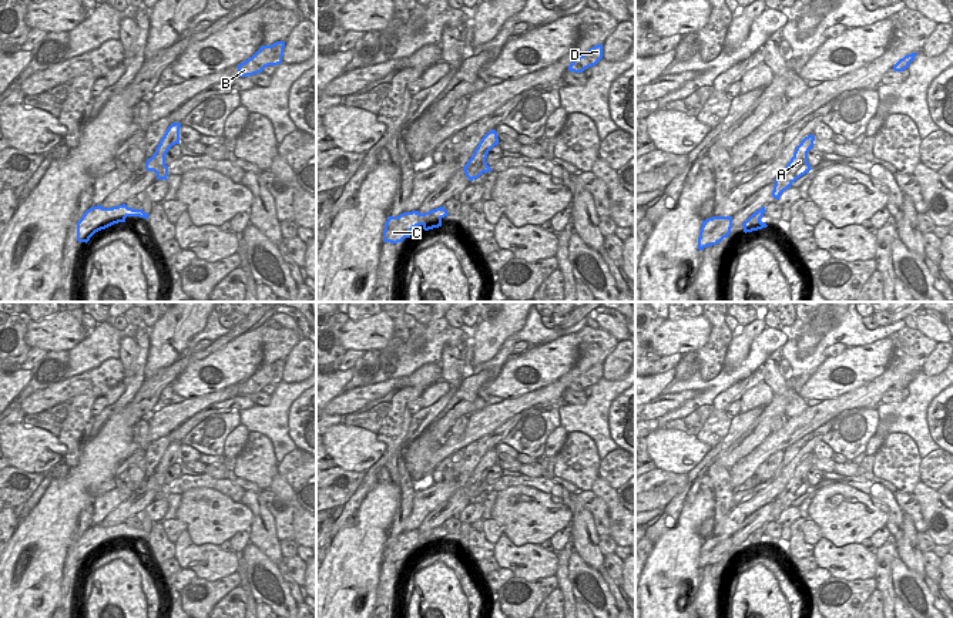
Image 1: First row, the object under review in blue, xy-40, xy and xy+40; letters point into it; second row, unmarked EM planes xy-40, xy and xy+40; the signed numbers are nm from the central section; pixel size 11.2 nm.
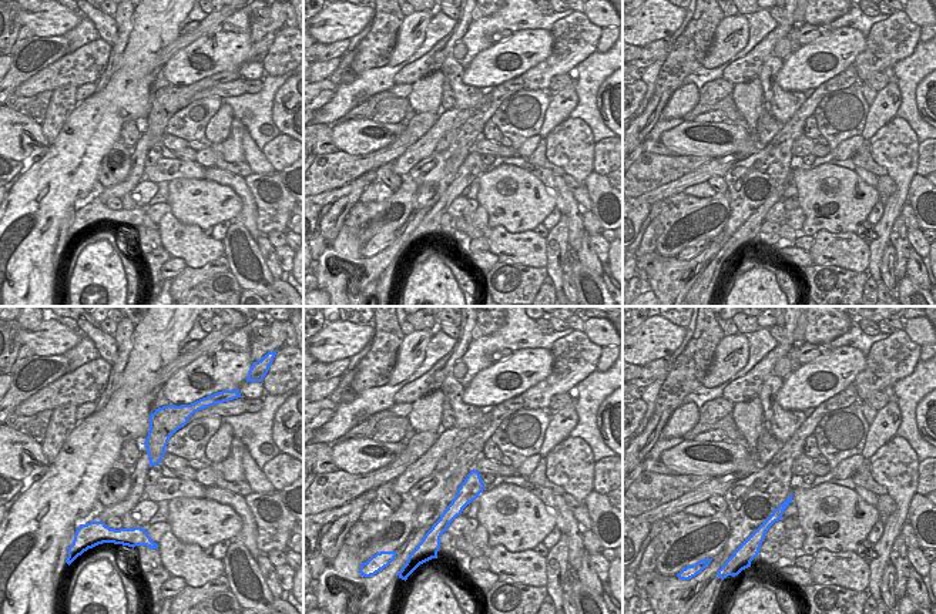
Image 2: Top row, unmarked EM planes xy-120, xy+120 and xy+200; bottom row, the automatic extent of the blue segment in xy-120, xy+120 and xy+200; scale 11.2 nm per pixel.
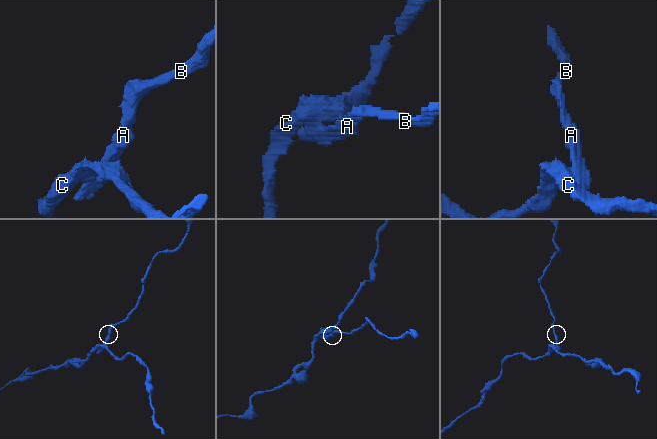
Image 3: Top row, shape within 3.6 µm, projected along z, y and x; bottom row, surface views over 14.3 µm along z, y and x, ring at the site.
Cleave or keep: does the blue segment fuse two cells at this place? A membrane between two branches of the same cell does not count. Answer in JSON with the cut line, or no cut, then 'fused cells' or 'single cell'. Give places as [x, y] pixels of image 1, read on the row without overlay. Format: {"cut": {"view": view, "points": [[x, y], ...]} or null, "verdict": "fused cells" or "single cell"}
{"cut": {"view": "xy", "points": [[440, 536], [423, 544]]}, "verdict": "fused cells"}

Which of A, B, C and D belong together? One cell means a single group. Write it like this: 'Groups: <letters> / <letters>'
Groups: A B D / C

